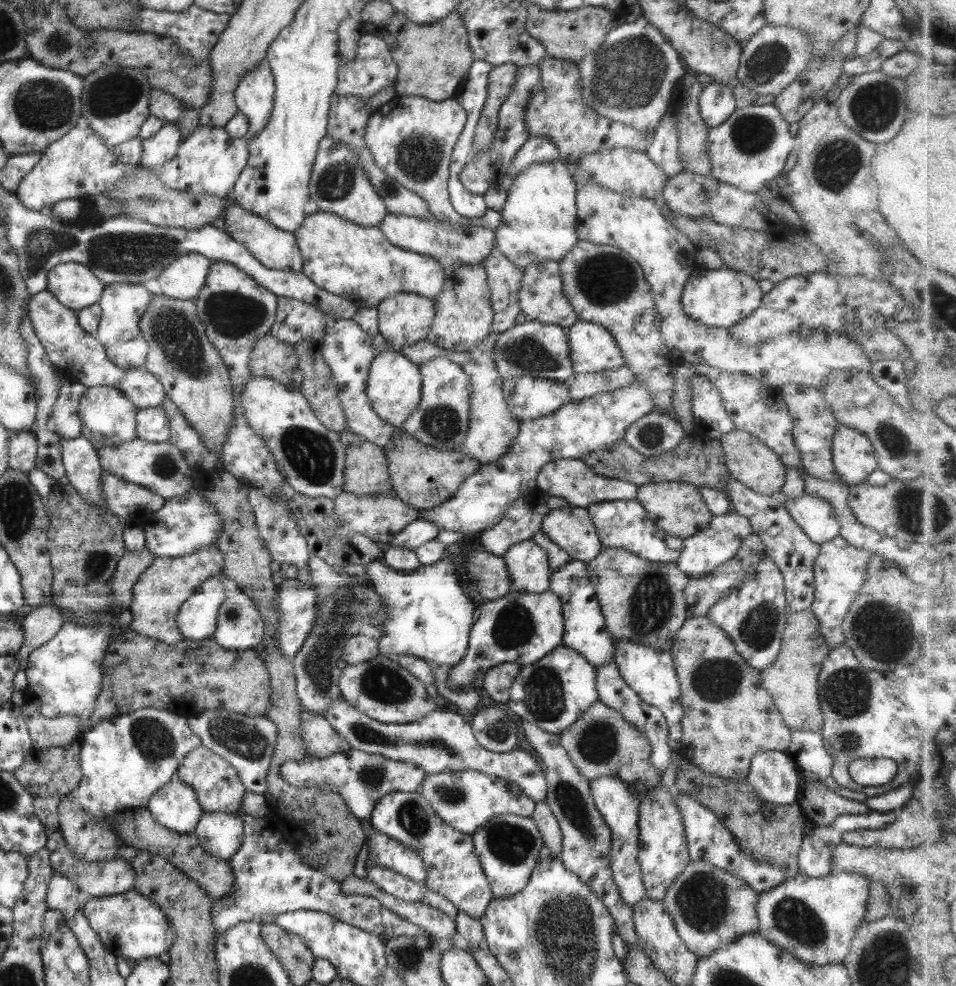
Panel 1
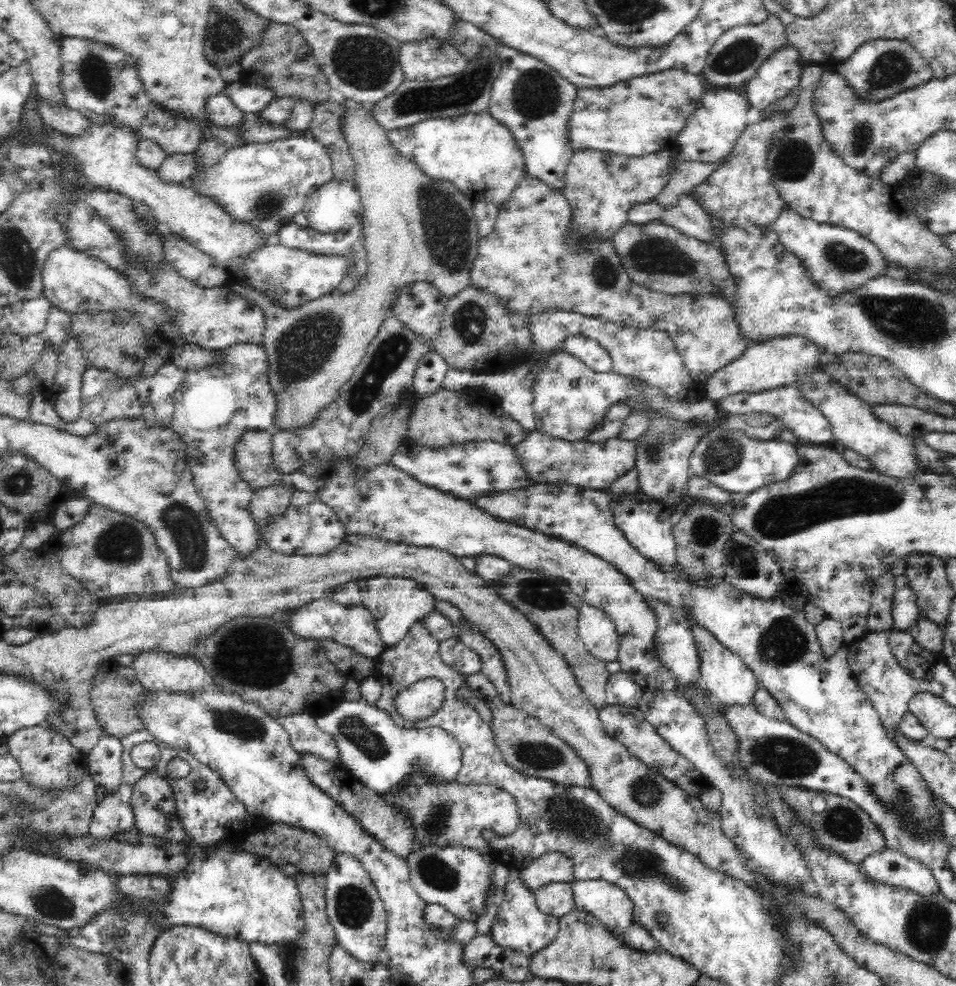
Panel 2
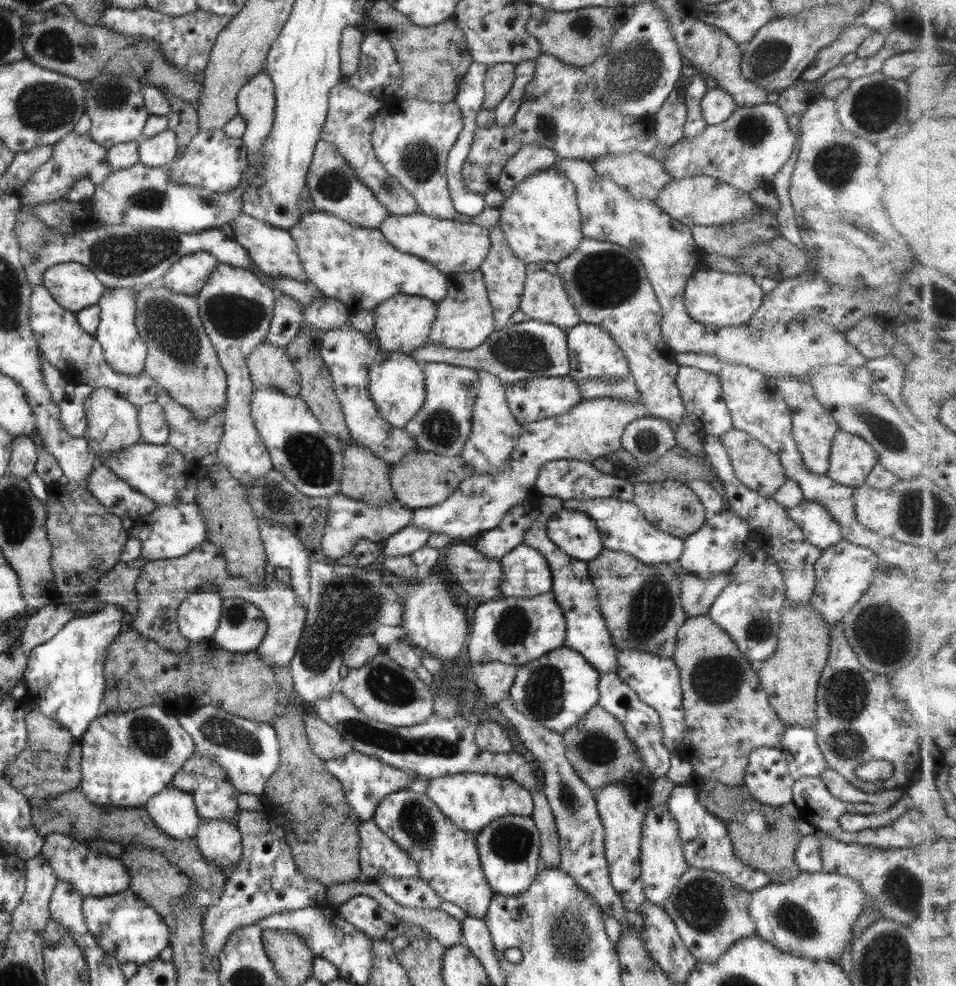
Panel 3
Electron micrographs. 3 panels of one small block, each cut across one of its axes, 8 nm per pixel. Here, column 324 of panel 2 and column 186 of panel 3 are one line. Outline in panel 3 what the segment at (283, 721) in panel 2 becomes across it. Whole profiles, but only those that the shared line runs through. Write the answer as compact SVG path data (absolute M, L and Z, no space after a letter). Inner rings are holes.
M149 704L126 713L104 712L94 718L79 738L80 784L78 790L83 798L93 806L101 808L141 807L151 796L169 788L175 773L194 753L193 741L179 726L175 715L157 704Z

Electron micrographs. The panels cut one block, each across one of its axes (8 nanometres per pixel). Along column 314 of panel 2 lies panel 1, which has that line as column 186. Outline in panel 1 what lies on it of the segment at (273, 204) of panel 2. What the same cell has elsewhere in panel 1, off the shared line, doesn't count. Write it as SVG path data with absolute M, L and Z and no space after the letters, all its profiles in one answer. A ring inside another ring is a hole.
M197 127L183 138L176 155L152 171L166 189L185 191L198 189L207 195L225 198L248 161L249 148L245 138L230 137L224 127Z

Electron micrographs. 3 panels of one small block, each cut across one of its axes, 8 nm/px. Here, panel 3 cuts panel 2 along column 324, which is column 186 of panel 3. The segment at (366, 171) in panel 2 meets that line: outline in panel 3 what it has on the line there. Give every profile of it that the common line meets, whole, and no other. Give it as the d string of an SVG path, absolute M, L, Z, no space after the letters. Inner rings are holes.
M145 288L135 292L135 329L146 346L144 372L153 379L156 386L163 388L168 395L196 416L196 419L207 418L211 413L224 410L226 378L220 368L213 345L208 340L198 315L198 306L193 296L173 294L168 288Z

